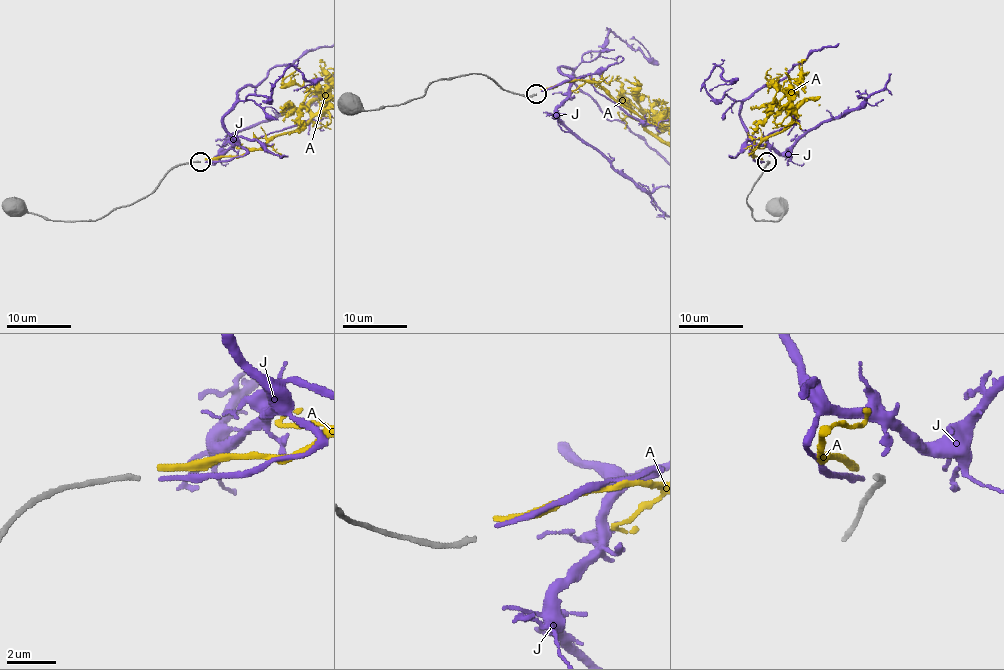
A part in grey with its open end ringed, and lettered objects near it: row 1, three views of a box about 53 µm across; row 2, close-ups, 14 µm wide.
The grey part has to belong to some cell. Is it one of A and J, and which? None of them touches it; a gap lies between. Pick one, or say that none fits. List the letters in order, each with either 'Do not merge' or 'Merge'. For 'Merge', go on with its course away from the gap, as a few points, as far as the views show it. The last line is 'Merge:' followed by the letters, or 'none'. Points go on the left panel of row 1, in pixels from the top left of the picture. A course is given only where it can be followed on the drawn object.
A: Do not merge
J: Merge
Merge: J

